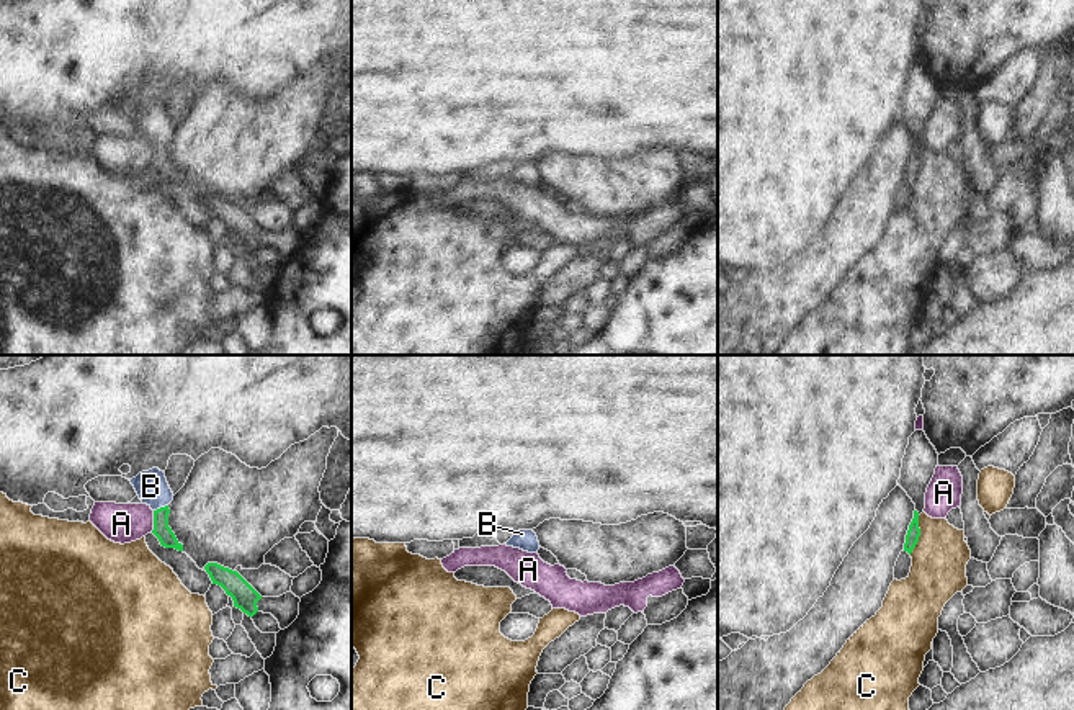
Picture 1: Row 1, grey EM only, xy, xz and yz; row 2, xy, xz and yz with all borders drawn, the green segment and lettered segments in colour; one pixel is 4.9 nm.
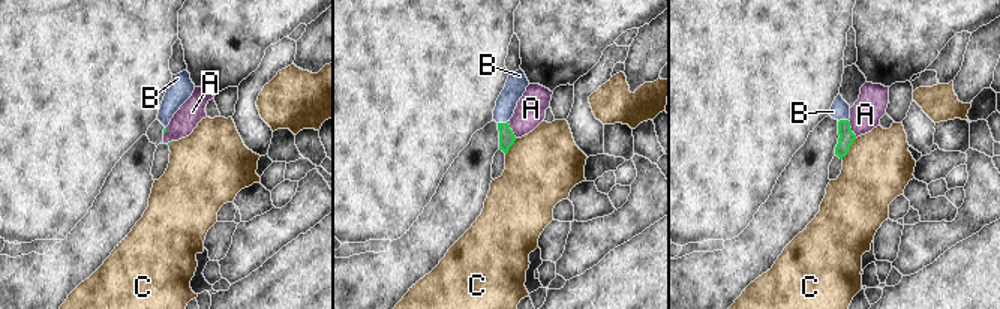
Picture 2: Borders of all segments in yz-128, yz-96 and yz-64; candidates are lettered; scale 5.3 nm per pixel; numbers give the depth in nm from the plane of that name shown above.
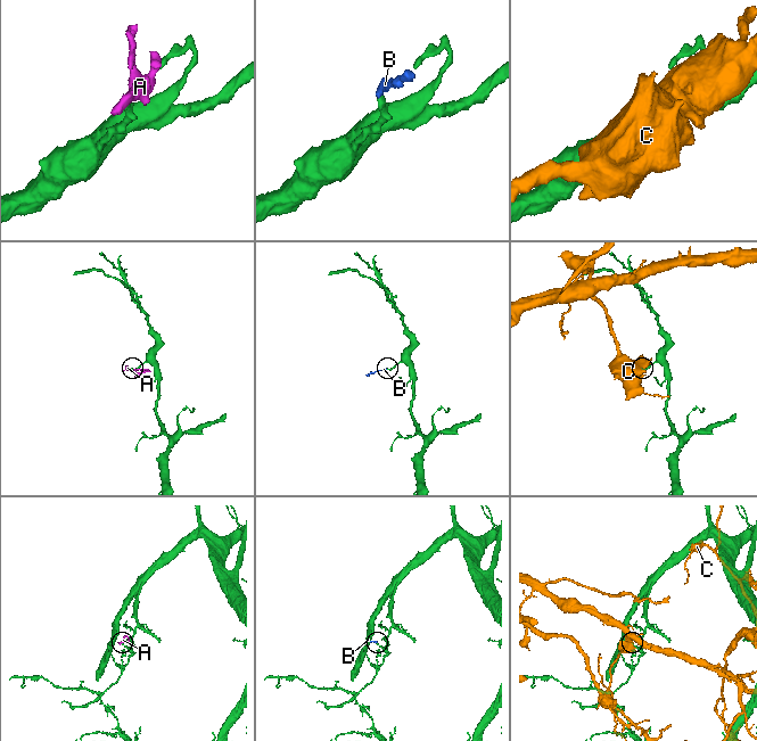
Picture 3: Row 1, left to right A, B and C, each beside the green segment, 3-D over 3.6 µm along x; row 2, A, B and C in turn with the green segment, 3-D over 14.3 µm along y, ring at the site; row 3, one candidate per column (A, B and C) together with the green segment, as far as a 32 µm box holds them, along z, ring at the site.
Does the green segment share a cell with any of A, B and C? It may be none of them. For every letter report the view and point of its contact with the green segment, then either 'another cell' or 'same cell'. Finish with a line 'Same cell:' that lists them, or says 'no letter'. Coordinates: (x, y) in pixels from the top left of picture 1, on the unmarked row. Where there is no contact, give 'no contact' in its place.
A: xy (154, 154) | another cell
B: xy (161, 141) | same cell
C: yz (919, 169) | another cell
Same cell: B

